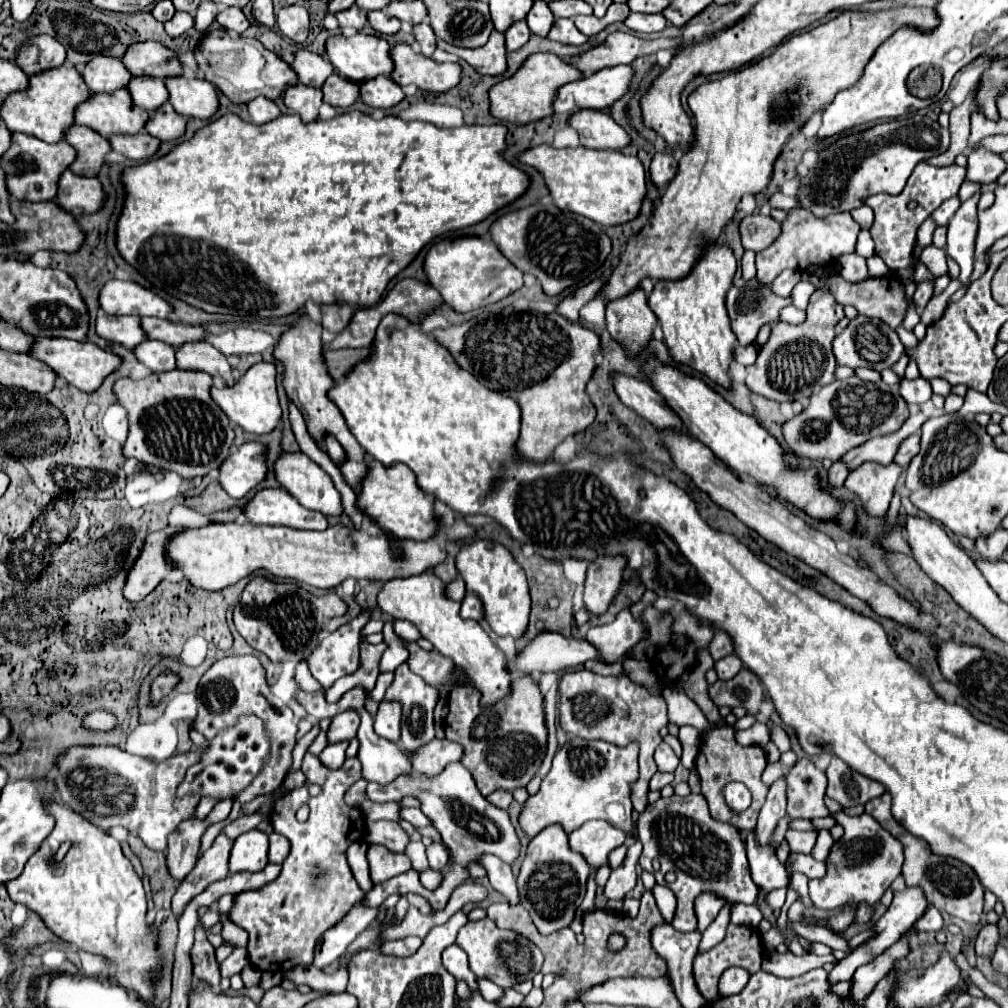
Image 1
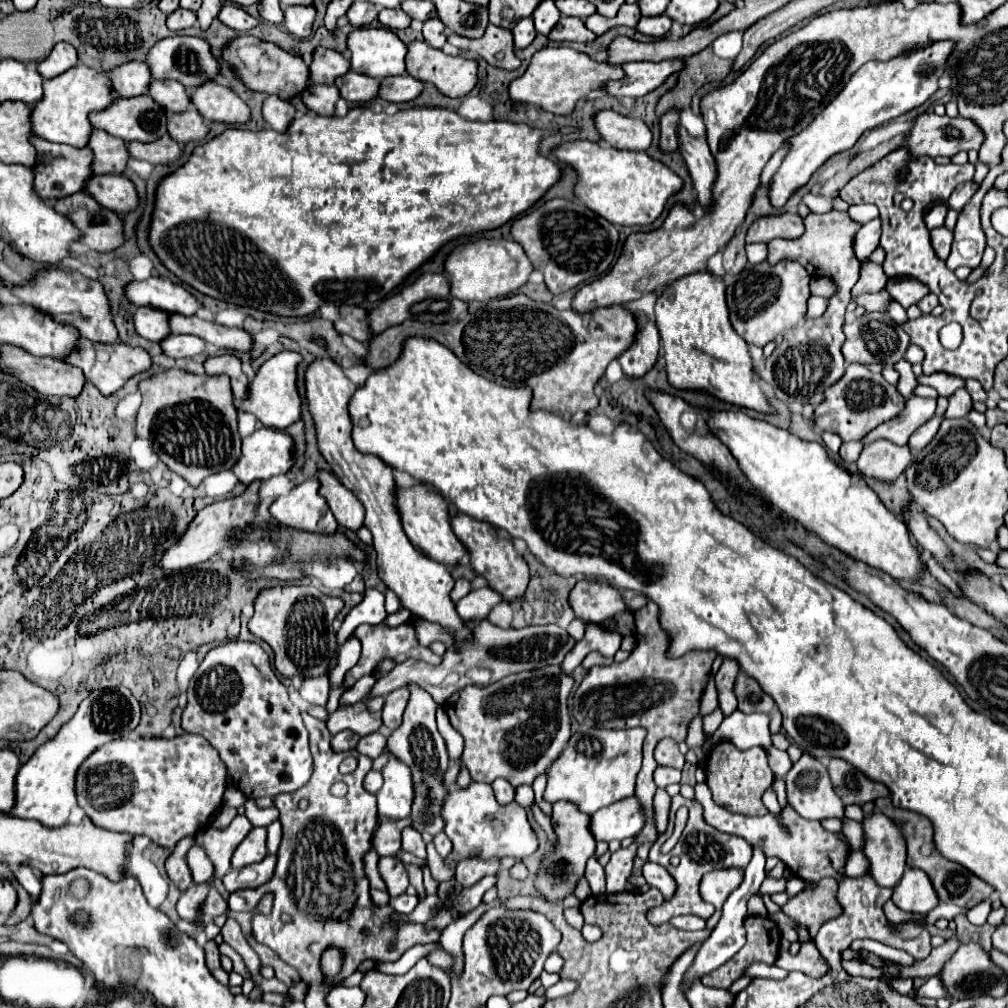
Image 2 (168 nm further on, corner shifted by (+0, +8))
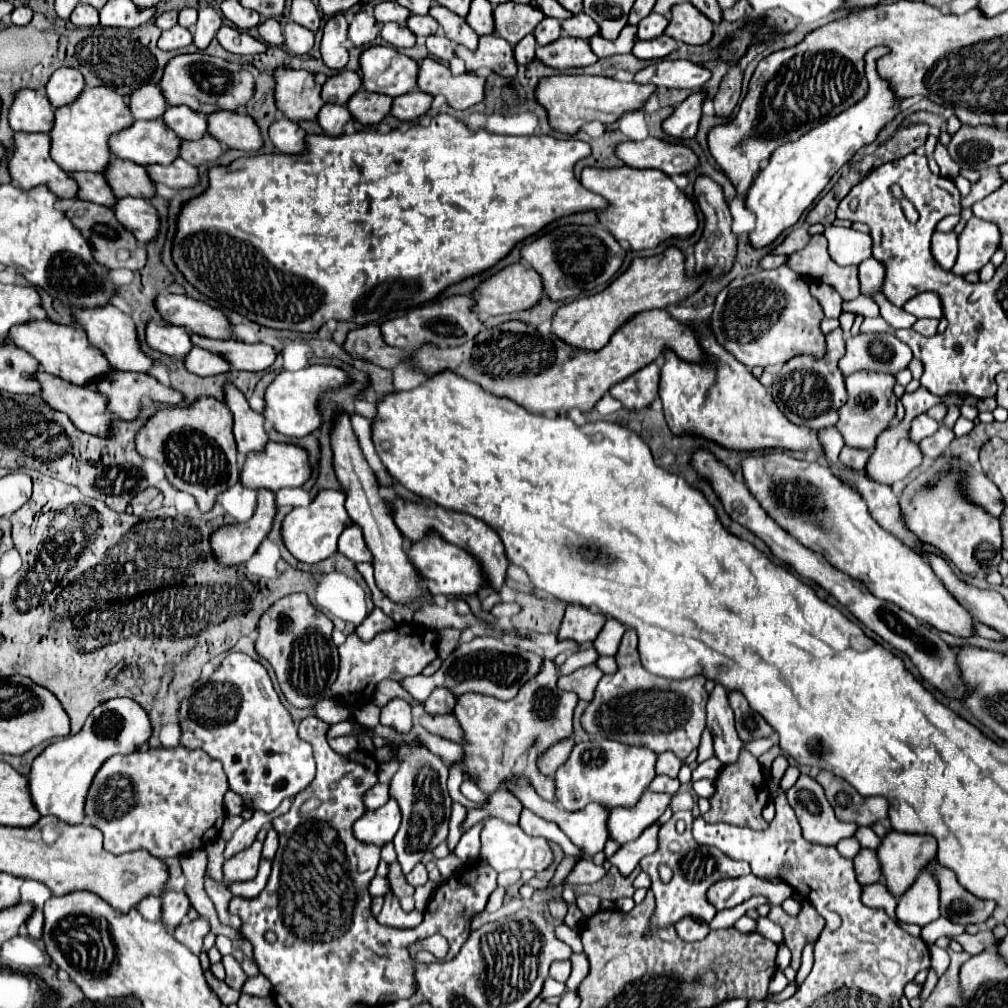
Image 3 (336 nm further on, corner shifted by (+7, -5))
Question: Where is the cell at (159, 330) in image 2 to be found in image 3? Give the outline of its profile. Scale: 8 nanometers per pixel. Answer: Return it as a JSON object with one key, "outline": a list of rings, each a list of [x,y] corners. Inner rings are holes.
{"outline":[[[153,318],[147,326],[147,344],[167,356],[183,358],[193,348],[191,332],[183,326],[173,326],[163,318]]]}

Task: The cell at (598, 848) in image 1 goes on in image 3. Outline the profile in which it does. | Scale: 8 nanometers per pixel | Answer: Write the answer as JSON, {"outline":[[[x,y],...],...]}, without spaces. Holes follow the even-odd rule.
{"outline":[[[645,790],[641,800],[627,808],[627,806],[617,806],[617,810],[611,810],[609,814],[609,836],[617,840],[619,844],[631,842],[641,836],[641,832],[655,824],[661,814],[667,810],[671,804],[669,794],[657,794],[651,790]]]}

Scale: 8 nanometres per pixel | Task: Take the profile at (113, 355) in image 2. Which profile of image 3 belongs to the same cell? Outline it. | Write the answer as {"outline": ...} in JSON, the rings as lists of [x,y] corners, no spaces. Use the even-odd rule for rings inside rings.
{"outline":[[[113,370],[97,384],[97,390],[109,398],[109,410],[119,416],[119,420],[131,422],[139,416],[143,398],[151,398],[153,402],[179,406],[185,396],[173,388],[163,386],[149,374],[139,372],[119,372]]]}

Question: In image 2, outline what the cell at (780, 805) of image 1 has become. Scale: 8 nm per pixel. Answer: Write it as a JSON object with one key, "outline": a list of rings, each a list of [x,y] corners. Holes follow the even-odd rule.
{"outline":[[[752,845],[752,861],[750,861],[748,867],[744,869],[744,881],[742,881],[742,885],[726,899],[726,903],[724,903],[724,907],[722,907],[722,917],[720,917],[718,925],[714,927],[712,935],[702,943],[702,947],[700,947],[700,951],[698,951],[692,967],[688,969],[688,973],[686,973],[686,977],[684,977],[682,989],[686,989],[694,979],[698,979],[698,977],[714,971],[714,969],[720,967],[722,963],[726,963],[726,961],[728,961],[736,951],[740,951],[742,945],[746,943],[746,931],[744,931],[744,927],[742,927],[742,923],[744,923],[744,919],[746,919],[746,901],[758,891],[760,883],[766,879],[766,875],[764,875],[764,861],[766,861],[766,857],[764,857],[764,851],[760,849],[760,845]]]}

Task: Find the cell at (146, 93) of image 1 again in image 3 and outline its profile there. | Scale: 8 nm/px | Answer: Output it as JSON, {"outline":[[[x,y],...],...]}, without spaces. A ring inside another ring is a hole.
{"outline":[[[169,106],[163,120],[181,140],[197,140],[207,134],[207,116],[187,106]]]}

